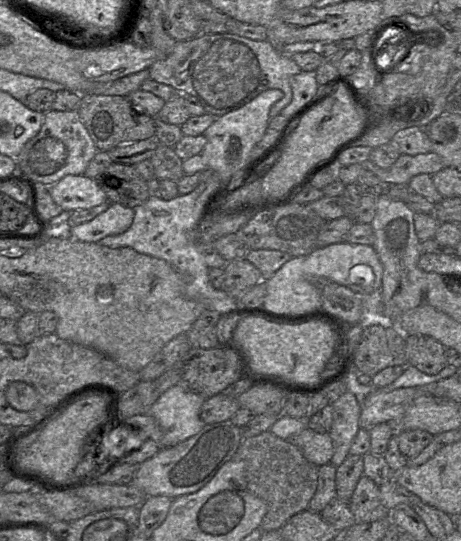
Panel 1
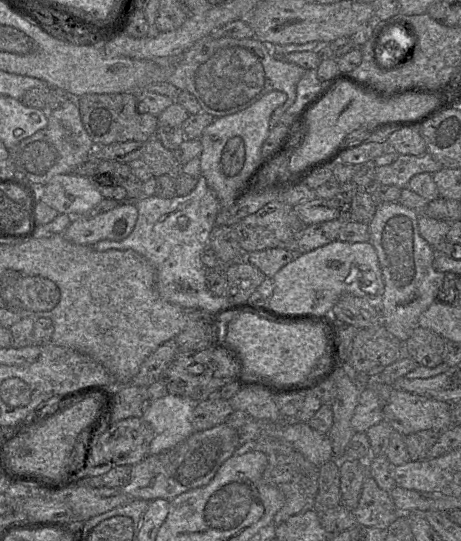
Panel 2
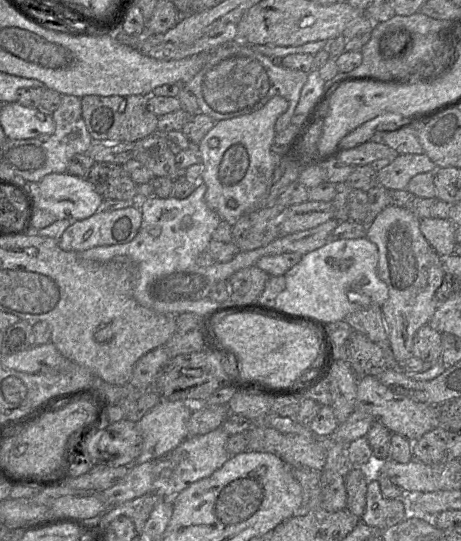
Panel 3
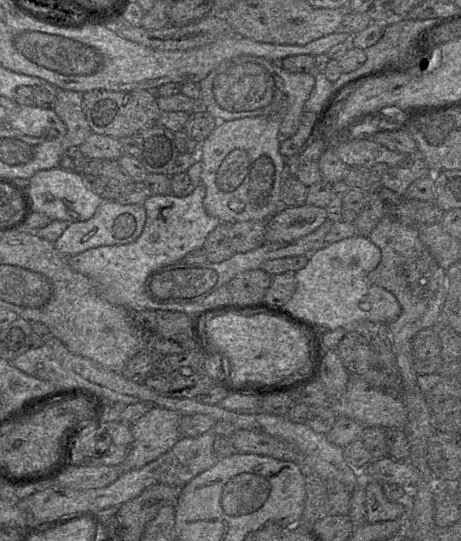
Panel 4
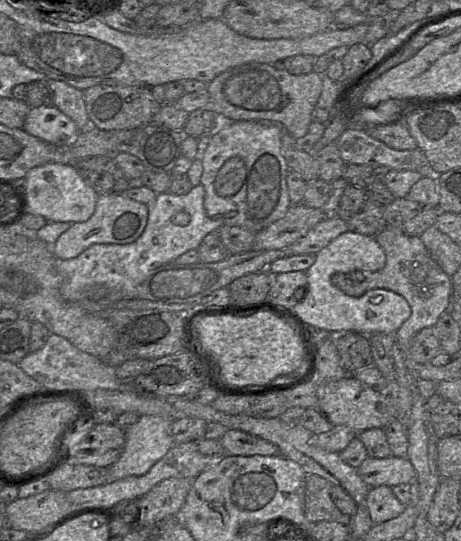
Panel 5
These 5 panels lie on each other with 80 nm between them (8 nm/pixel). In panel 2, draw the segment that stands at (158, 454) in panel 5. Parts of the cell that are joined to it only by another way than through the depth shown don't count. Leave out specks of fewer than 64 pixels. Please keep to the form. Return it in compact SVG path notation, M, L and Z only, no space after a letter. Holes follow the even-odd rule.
M168 393L146 406L142 419L153 432L149 455L172 449L195 431L193 411L196 403L190 398Z

